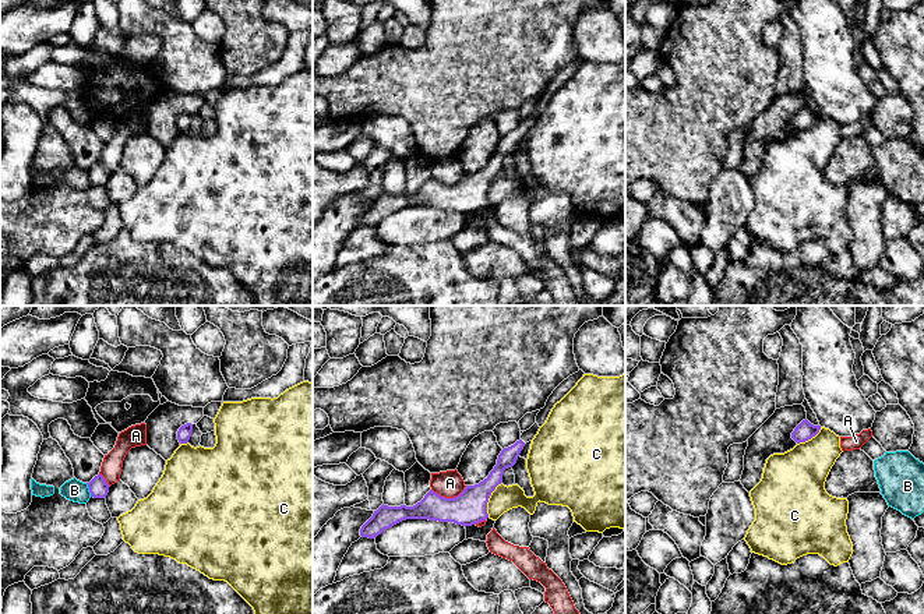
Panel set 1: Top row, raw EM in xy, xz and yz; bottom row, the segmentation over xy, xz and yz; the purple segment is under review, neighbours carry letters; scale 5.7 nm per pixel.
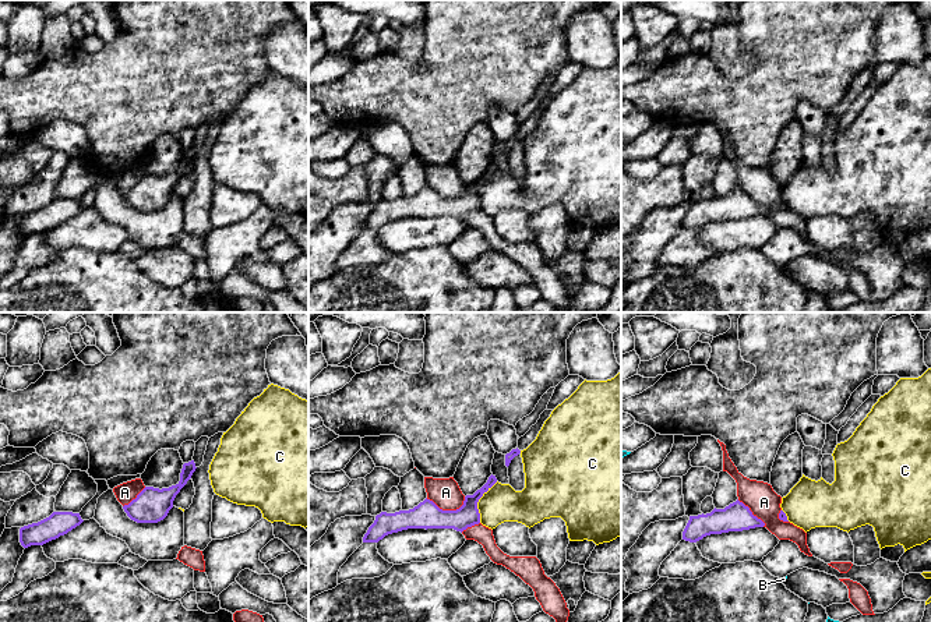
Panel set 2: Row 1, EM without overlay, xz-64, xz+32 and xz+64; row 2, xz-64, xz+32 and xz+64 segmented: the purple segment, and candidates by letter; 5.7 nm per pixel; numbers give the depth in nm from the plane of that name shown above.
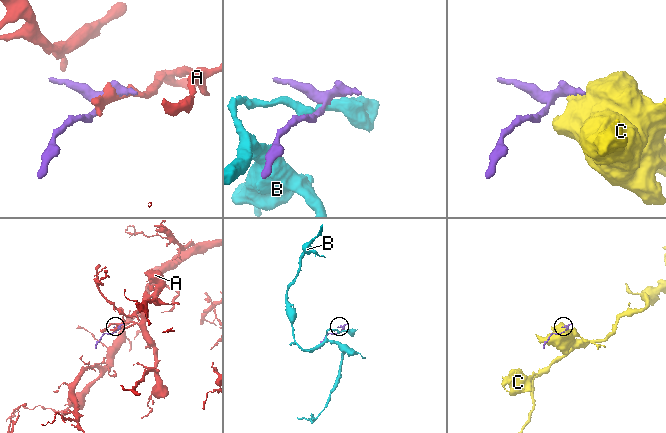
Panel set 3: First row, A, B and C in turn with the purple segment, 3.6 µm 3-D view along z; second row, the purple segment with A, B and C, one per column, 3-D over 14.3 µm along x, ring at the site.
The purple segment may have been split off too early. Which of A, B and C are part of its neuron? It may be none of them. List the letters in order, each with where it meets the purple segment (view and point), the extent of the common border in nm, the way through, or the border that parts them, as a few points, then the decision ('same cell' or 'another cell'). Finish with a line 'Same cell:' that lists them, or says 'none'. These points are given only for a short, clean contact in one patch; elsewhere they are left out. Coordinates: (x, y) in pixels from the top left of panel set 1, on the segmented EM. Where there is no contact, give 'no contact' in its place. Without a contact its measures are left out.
A: xz (448, 498) | 200 nm | another cell
B: xy (90, 490) | 90 nm | another cell
C: xz (487, 500) | 220 nm | along xz (501, 482), (489, 498), (487, 517) | another cell
Same cell: none

